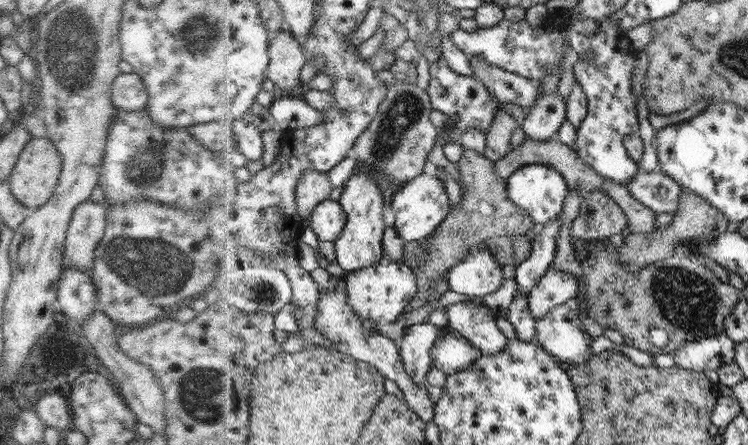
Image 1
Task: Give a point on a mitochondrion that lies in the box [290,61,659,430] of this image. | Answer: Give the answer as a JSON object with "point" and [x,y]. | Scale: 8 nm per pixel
{"point":[404,112]}

